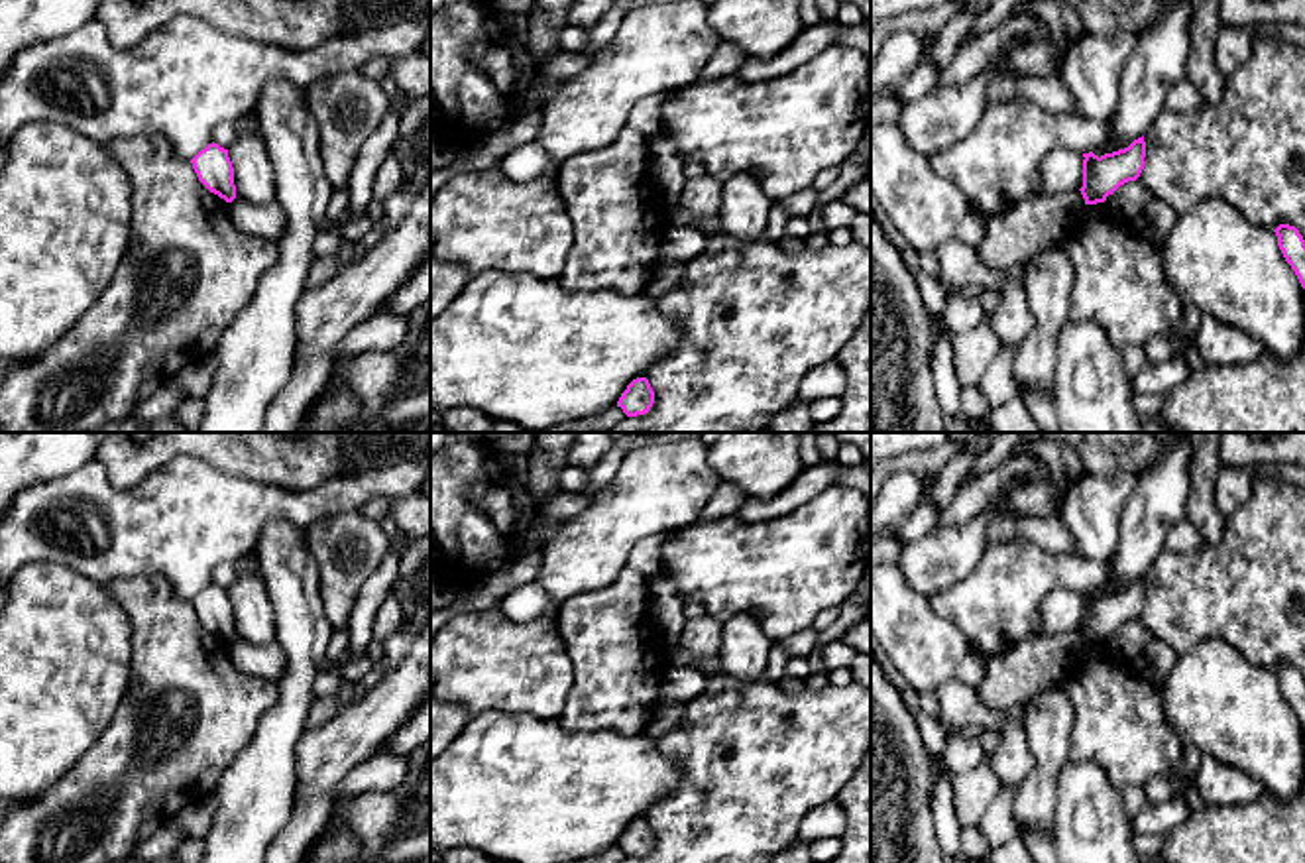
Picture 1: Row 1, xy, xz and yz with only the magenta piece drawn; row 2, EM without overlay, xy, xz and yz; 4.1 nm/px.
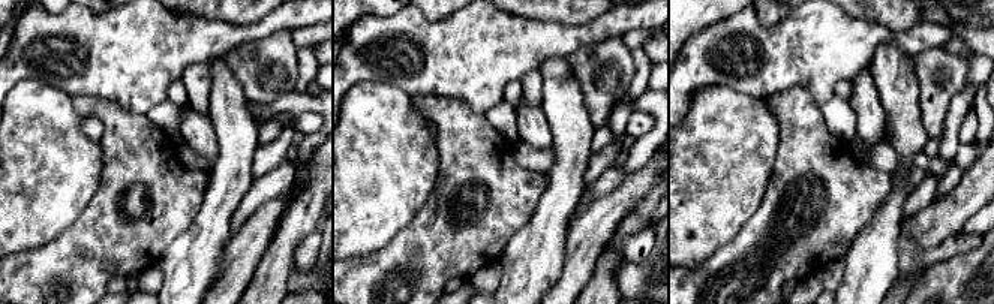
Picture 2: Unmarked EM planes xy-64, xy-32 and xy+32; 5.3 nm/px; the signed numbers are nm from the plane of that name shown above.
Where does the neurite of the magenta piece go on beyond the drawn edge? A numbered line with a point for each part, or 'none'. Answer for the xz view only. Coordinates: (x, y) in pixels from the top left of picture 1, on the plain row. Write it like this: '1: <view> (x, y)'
none

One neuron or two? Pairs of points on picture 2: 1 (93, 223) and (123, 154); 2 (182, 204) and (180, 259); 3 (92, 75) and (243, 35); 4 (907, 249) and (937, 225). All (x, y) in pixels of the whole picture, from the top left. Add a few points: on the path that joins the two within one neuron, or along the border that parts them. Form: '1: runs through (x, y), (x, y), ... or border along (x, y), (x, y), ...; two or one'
1: runs through (110, 207), (123, 184), (123, 171); one
2: border along (203, 199), (195, 217), (161, 256); two
3: runs through (129, 54), (141, 47), (156, 44), (206, 39); one
4: border along (901, 229), (921, 249), (931, 250); two

